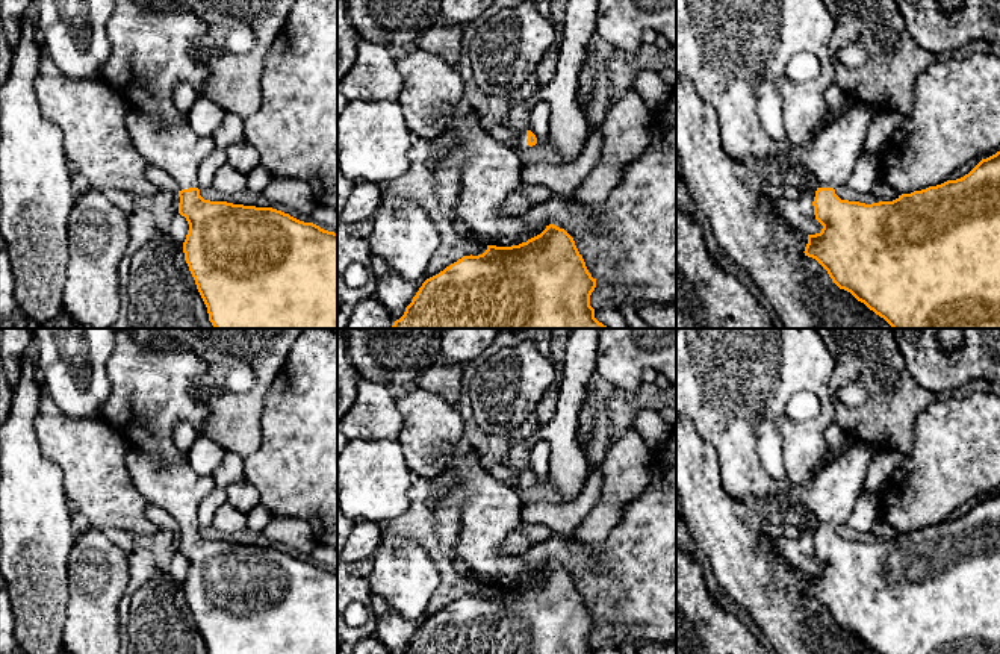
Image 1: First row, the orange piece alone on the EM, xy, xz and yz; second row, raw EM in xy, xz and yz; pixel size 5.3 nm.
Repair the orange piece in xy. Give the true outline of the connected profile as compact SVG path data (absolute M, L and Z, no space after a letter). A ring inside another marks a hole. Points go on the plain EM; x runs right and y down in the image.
M127 442L126 447L126 465L135 487L147 503L162 507L179 522L179 553L189 563L183 581L185 600L209 654L337 654L337 572L272 547L204 539L197 512L201 500L215 487L213 478L197 474L189 463L166 466Z

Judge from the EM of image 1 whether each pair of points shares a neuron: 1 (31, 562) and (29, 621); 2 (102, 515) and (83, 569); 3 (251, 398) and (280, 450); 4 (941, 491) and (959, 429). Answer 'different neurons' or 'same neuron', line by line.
1: same neuron
2: different neurons
3: different neurons
4: same neuron

